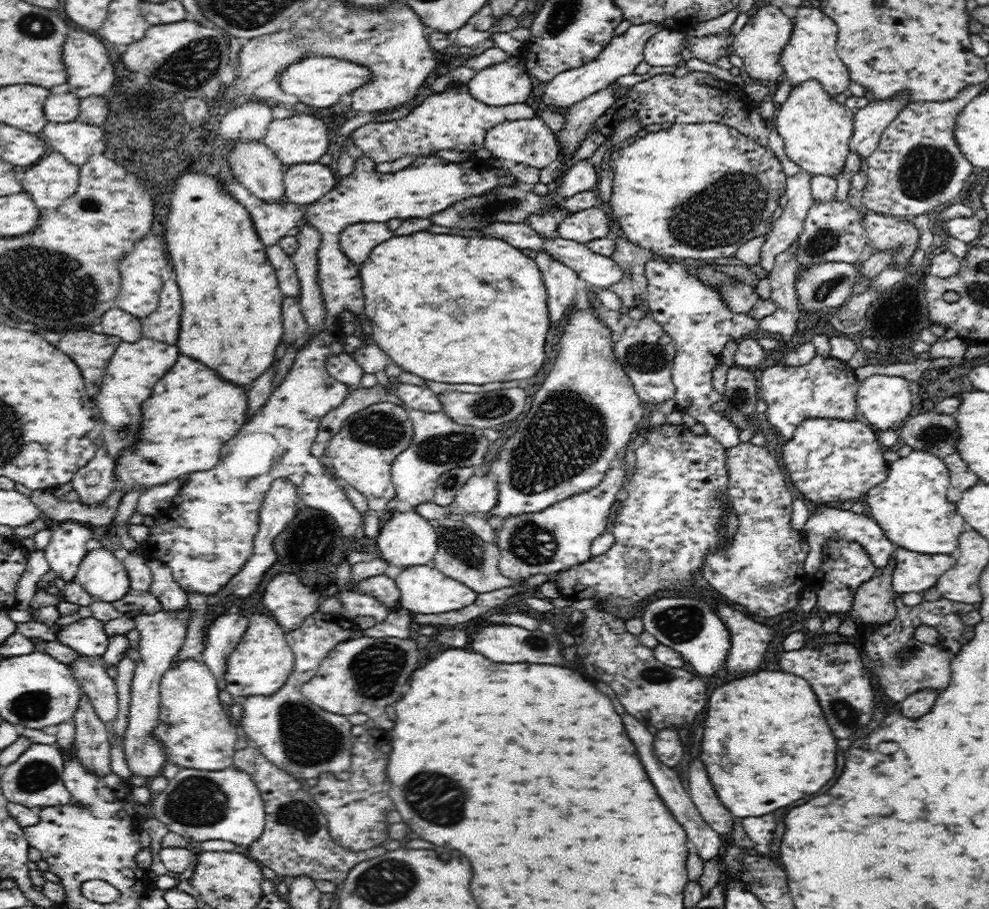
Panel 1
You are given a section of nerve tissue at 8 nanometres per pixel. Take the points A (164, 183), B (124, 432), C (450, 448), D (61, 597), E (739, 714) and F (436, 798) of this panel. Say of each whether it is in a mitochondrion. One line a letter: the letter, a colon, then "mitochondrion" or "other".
A: other
B: mitochondrion
C: mitochondrion
D: other
E: other
F: mitochondrion

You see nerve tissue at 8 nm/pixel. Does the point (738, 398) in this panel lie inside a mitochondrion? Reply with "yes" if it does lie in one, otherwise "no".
yes

